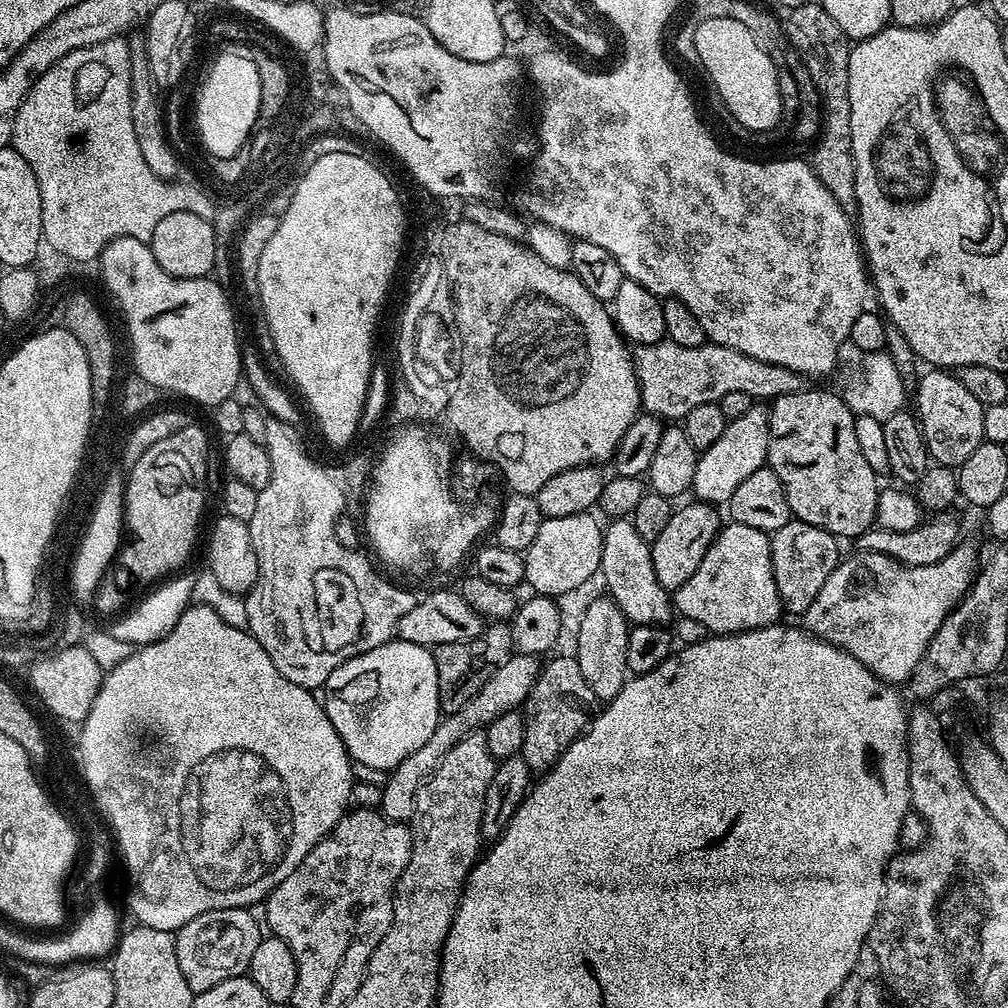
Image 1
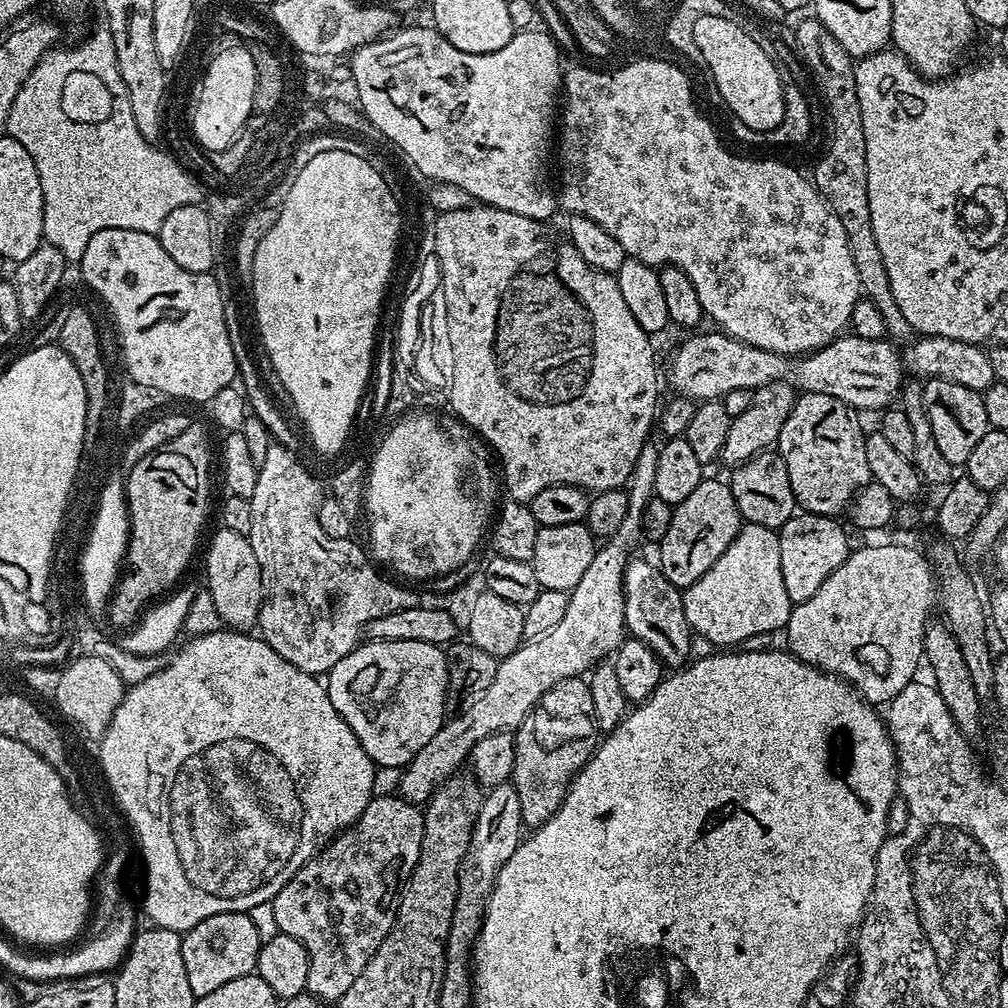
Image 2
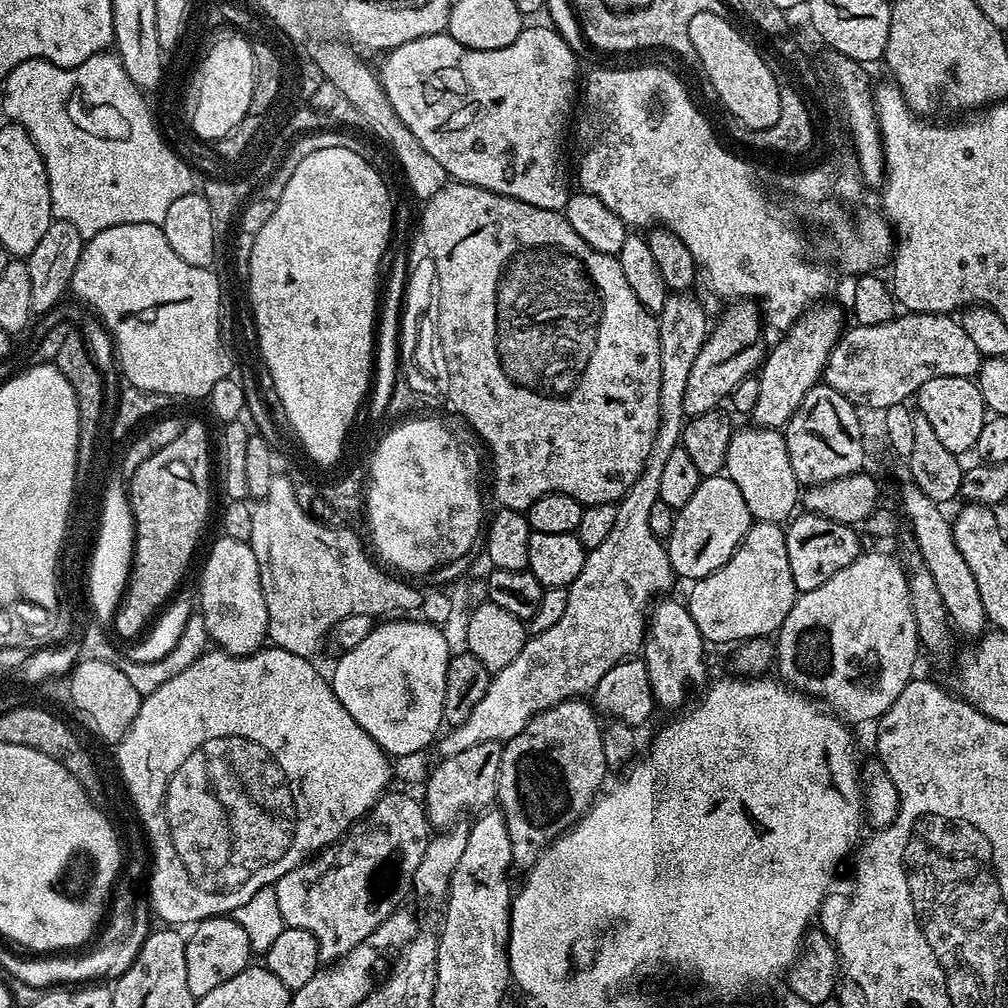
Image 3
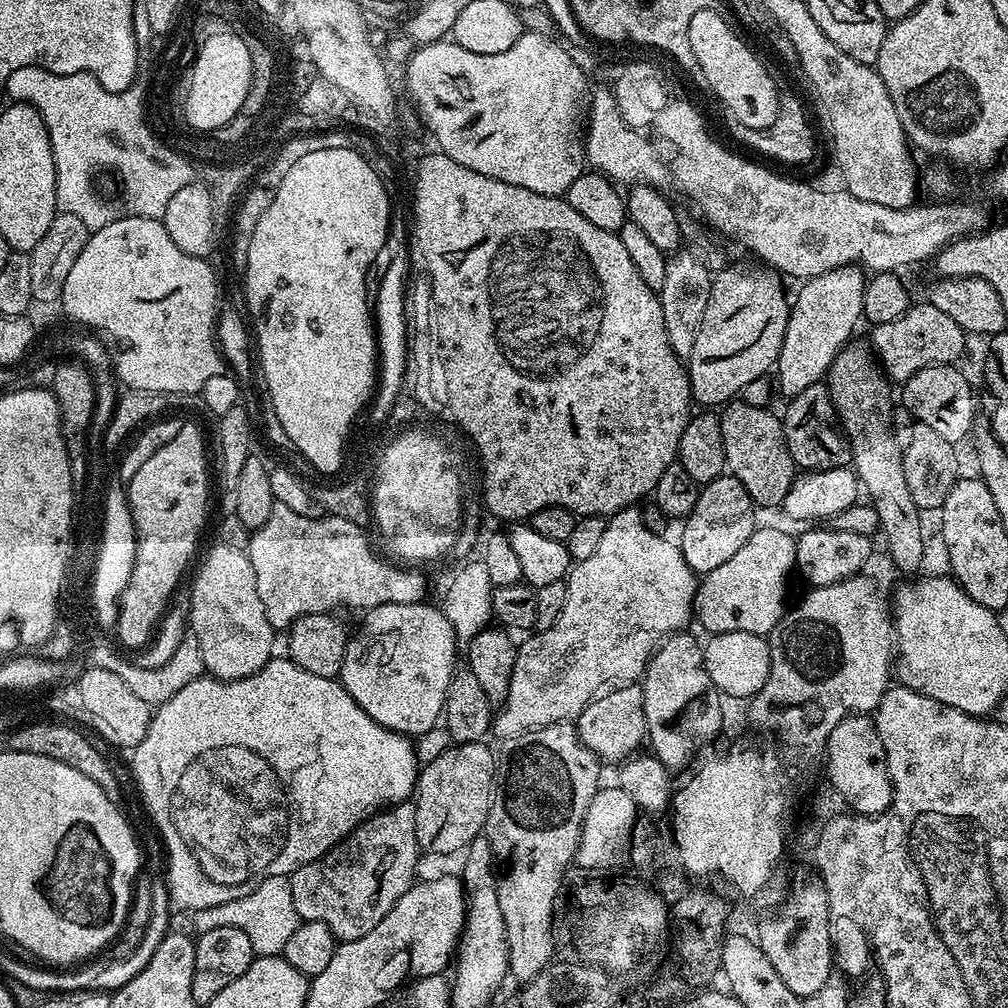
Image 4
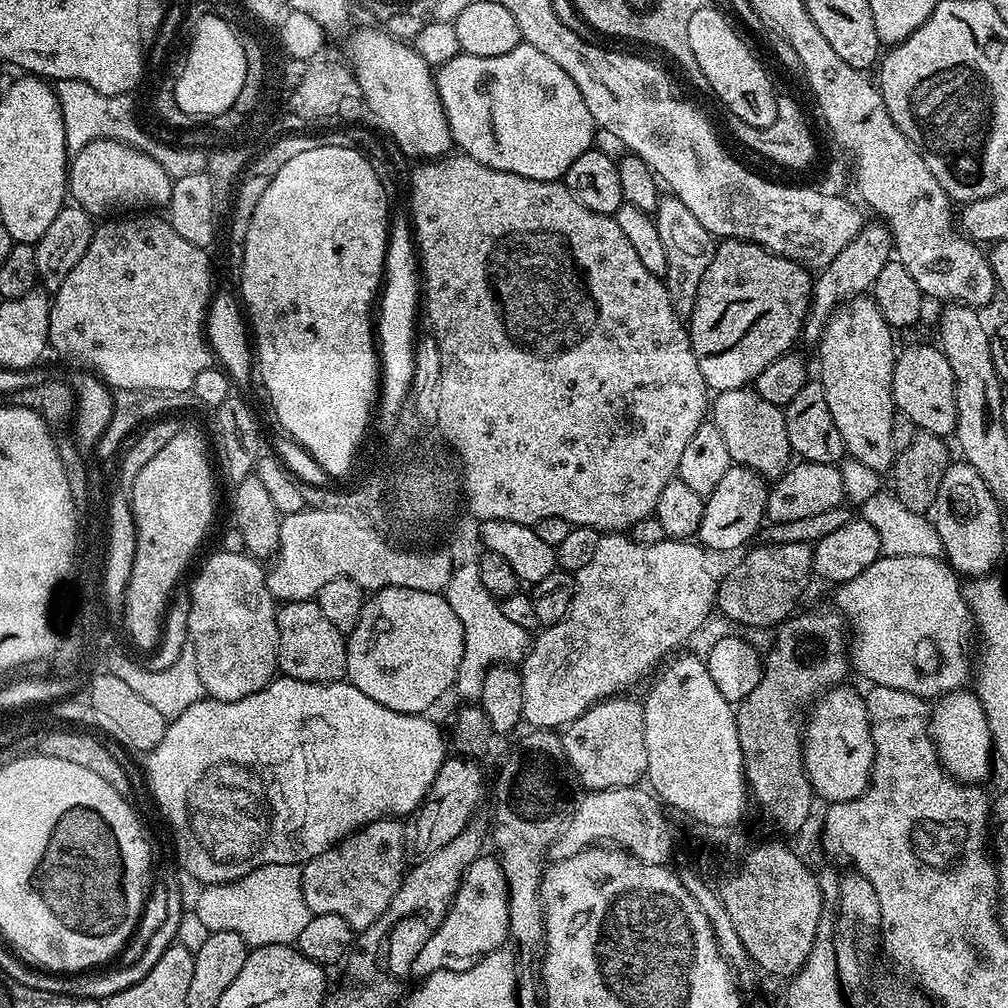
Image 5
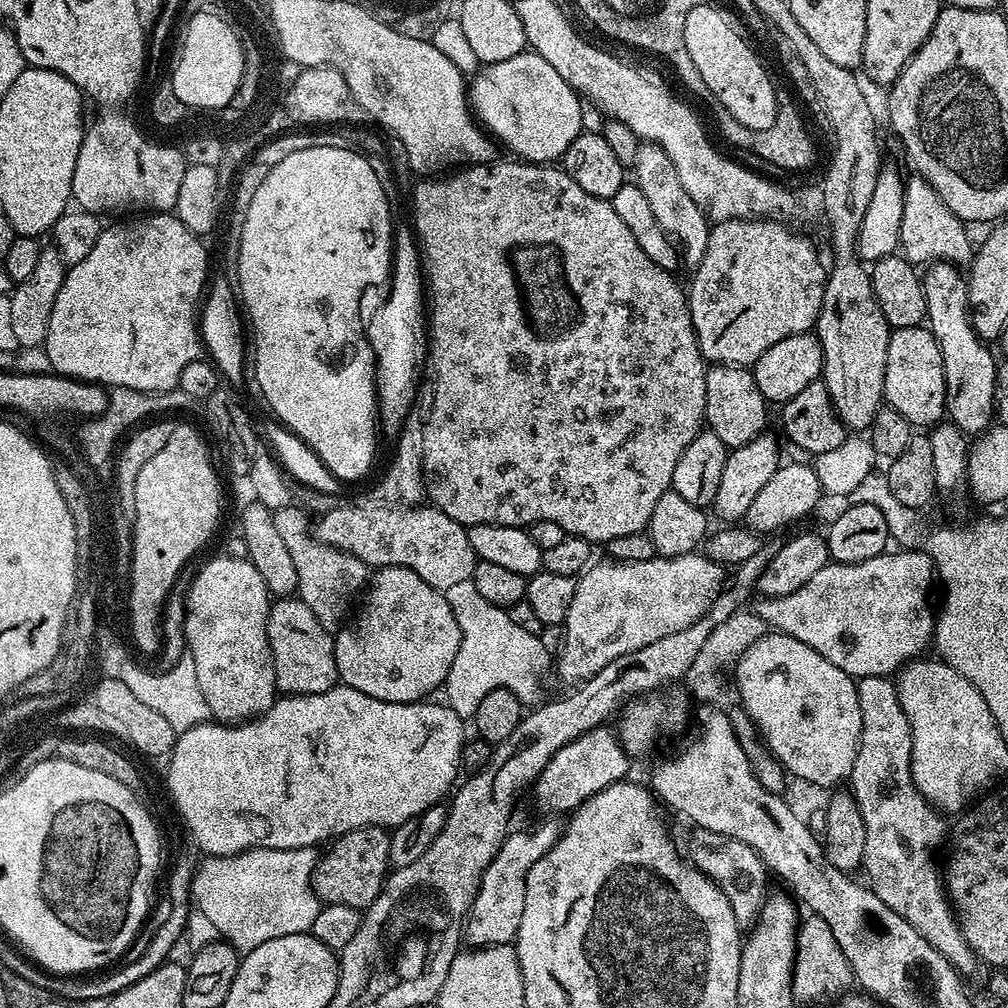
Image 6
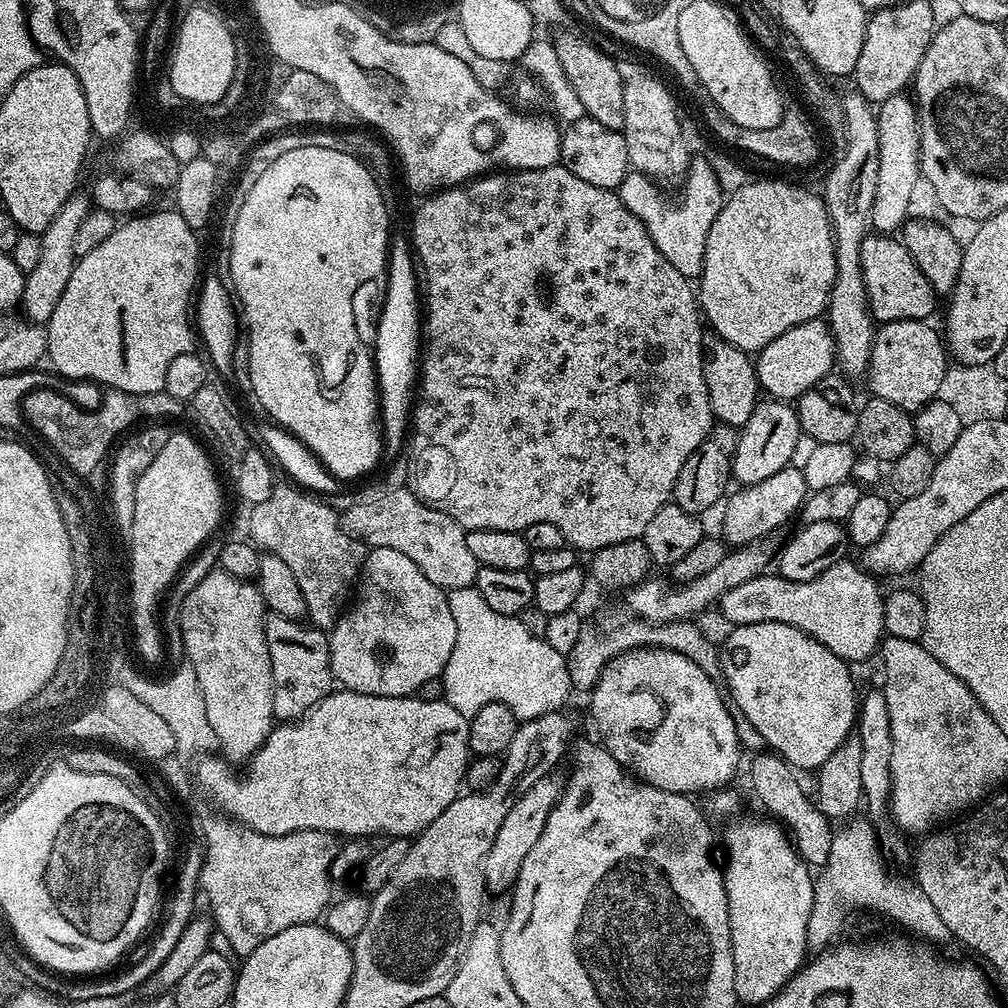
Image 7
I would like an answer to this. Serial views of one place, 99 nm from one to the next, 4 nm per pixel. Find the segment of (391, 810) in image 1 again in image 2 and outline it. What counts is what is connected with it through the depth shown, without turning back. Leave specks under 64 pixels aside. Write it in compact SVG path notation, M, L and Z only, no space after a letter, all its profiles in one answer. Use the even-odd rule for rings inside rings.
M649 442L642 446L642 454L638 454L638 462L634 466L631 481L626 488L630 498L630 507L626 510L626 522L622 522L622 526L618 526L618 530L607 542L601 543L597 547L594 562L590 562L590 567L586 570L586 574L582 574L578 586L574 586L572 591L568 593L568 605L566 606L566 614L562 617L562 622L558 622L558 626L554 626L554 630L550 630L538 638L525 640L518 650L514 650L514 654L503 657L496 665L494 682L490 682L490 686L486 686L486 690L482 690L482 694L475 697L467 707L455 713L451 718L445 719L444 724L438 730L438 734L434 734L434 738L430 738L430 742L426 742L426 746L422 746L422 750L418 750L418 754L414 754L411 762L405 764L399 773L399 776L401 776L398 792L404 799L417 806L427 805L436 789L448 777L457 775L459 768L456 767L463 760L465 763L471 757L472 747L478 742L482 742L482 738L486 738L495 732L506 732L519 728L524 717L539 704L542 694L546 694L546 690L558 686L558 682L562 682L566 678L583 677L585 673L595 668L605 658L611 657L616 649L620 647L620 644L626 638L624 627L624 568L628 565L630 559L628 551L635 546L636 539L639 541L642 536L640 523L642 522L642 514L646 510L646 502L650 502L654 495L652 487L654 486L654 474L658 471L659 454L660 449L655 443Z

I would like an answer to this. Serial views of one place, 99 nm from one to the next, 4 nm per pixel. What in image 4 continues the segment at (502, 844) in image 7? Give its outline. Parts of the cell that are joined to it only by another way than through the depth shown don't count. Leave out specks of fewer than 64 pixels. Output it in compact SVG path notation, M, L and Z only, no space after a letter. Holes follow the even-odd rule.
M636 682L609 687L588 703L586 710L582 710L582 714L576 717L574 723L581 742L601 762L627 760L629 756L641 751L640 743L645 743L648 734L643 687Z

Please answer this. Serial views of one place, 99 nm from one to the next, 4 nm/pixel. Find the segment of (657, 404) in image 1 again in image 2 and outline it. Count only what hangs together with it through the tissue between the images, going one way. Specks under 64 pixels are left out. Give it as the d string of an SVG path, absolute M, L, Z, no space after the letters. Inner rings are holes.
M711 330L692 334L688 341L677 350L668 364L666 380L672 383L677 397L693 402L720 400L730 390L753 390L770 382L786 382L797 393L813 392L830 394L857 410L880 408L884 410L897 399L902 387L900 379L904 376L904 364L900 352L893 341L858 338L851 334L841 334L824 348L803 356L783 356L758 346L750 346L735 340L725 332Z

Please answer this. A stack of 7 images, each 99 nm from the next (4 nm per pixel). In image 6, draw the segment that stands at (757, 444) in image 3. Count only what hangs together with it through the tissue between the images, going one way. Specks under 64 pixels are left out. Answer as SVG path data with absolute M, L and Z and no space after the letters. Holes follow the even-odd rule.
M712 366L706 371L706 410L704 418L707 431L718 434L728 449L746 446L753 438L761 435L768 424L770 405L764 399L758 382L754 382L748 368Z

